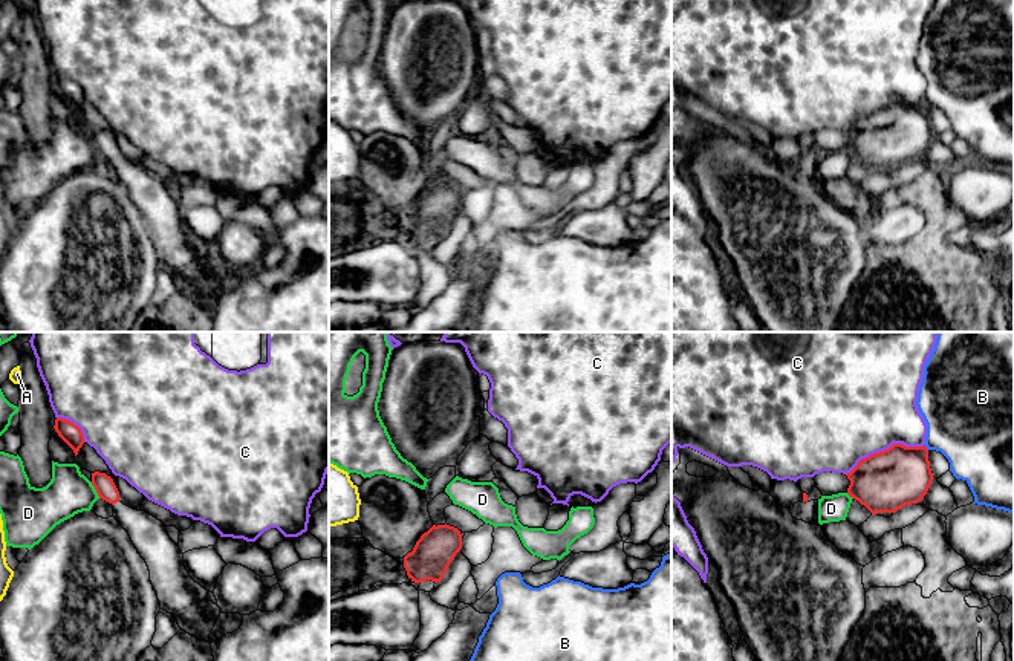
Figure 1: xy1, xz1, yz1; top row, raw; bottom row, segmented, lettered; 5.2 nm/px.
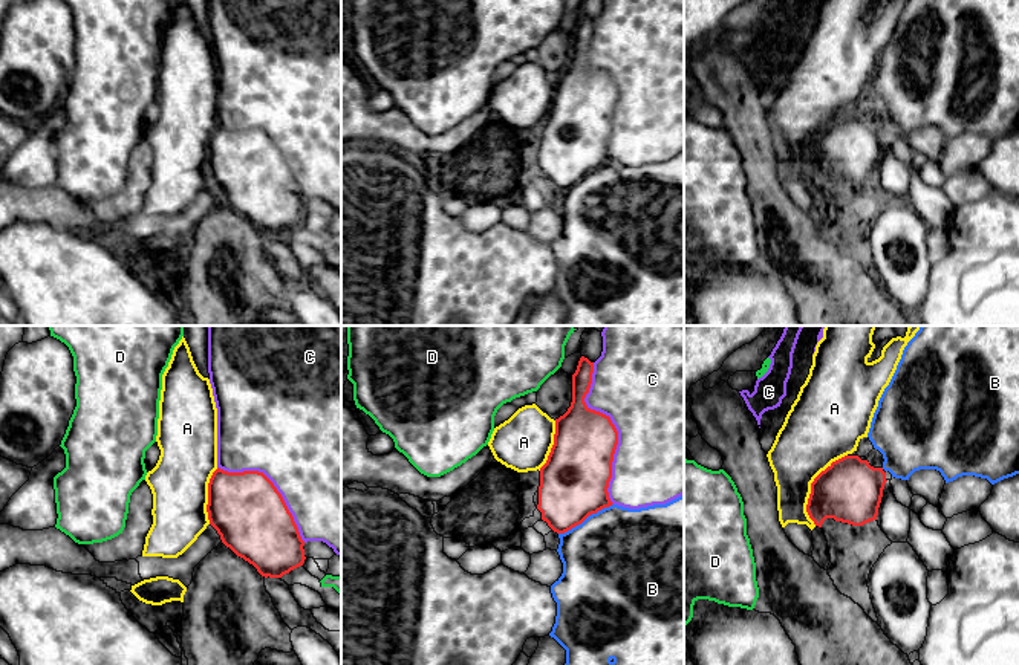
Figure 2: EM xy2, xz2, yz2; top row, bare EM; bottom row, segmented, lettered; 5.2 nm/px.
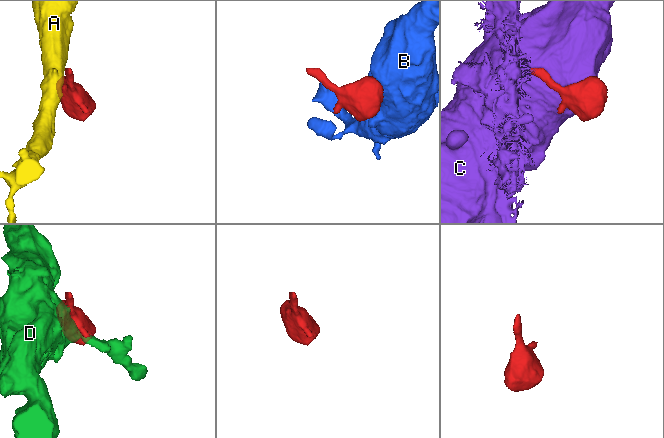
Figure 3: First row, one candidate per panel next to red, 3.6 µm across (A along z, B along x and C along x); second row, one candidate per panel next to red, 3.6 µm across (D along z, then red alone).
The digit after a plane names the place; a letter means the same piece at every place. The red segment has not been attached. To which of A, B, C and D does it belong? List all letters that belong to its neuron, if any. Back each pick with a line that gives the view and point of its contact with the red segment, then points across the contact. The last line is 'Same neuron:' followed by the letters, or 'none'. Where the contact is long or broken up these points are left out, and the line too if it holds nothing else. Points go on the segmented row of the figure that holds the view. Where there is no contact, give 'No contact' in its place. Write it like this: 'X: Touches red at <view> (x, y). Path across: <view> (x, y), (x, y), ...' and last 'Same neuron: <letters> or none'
Same neuron: none

